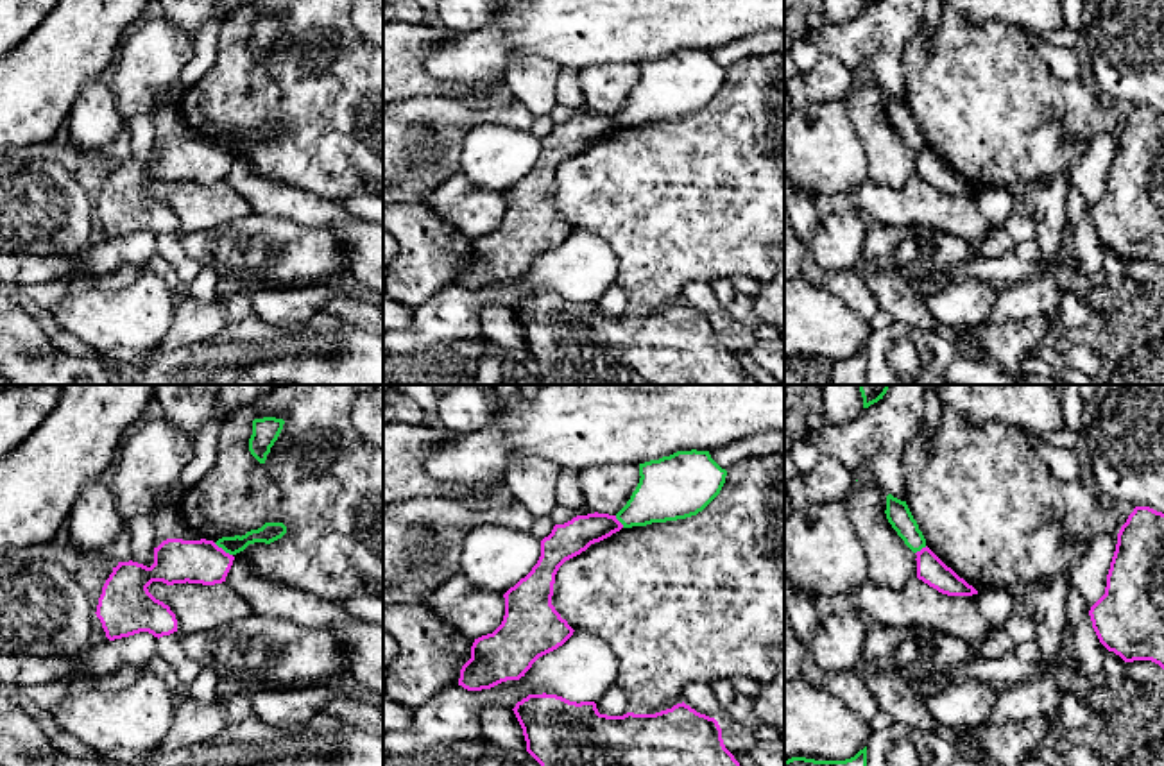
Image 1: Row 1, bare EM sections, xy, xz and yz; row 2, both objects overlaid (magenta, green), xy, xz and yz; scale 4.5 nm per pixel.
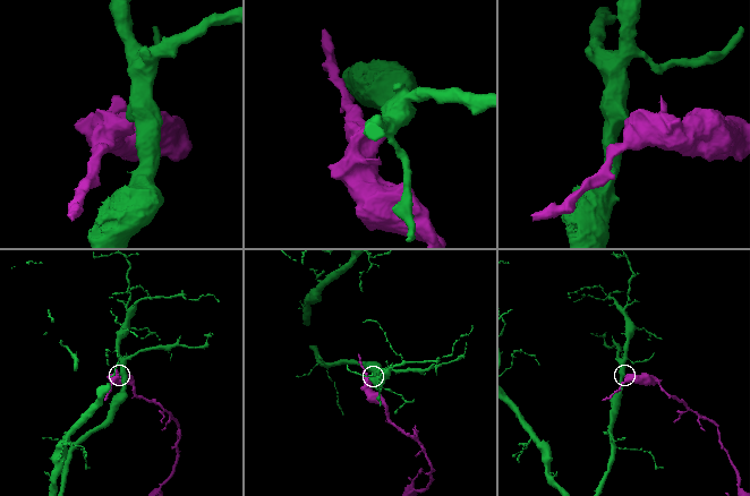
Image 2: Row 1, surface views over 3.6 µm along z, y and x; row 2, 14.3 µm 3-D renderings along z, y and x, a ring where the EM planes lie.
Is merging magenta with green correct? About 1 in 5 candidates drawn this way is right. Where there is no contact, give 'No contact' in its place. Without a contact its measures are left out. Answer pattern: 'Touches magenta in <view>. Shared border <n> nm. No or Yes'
Touches magenta in xy. Shared border 110 nm. No

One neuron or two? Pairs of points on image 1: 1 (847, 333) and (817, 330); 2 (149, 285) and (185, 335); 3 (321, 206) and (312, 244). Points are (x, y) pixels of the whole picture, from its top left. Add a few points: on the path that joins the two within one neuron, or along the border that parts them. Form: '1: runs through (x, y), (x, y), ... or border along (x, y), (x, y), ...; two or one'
1: runs through (840, 333), (824, 330); one
2: border along (176, 308), (171, 328), (156, 353); two
3: border along (276, 215), (326, 228), (339, 242), (344, 258); two

